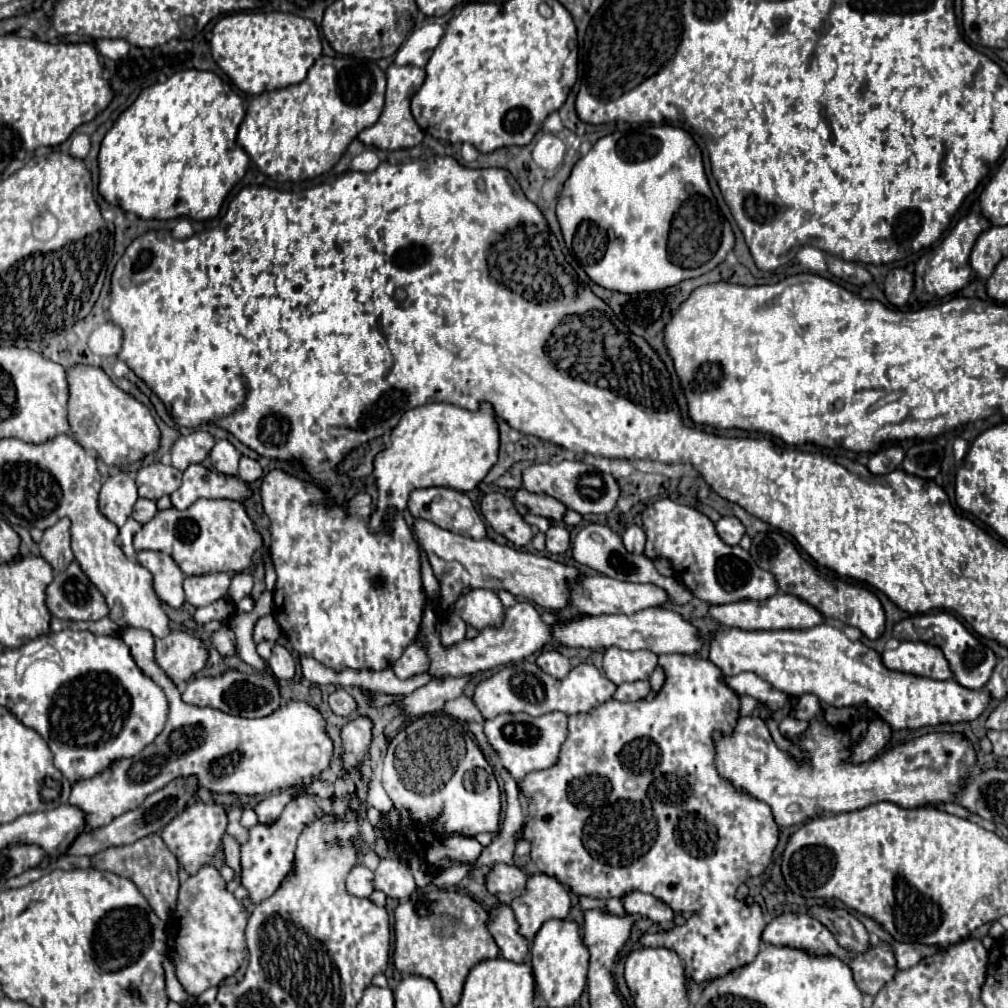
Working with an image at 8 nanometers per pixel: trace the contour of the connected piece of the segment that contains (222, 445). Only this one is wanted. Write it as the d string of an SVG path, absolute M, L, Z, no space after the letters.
M226 439L216 441L216 445L210 451L212 465L224 475L238 475L238 459L240 459L240 453Z

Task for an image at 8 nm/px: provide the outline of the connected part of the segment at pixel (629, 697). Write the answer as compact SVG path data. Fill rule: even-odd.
M634 681L634 683L622 683L618 685L614 699L616 701L638 701L644 699L650 693L650 683L648 681Z

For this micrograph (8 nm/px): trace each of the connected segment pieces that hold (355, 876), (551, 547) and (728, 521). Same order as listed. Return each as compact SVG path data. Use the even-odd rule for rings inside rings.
M356 865L356 867L352 867L352 871L350 871L348 879L346 879L346 889L348 889L350 895L370 897L374 893L372 879L374 879L374 873L368 867Z
M552 523L546 531L546 551L554 555L562 555L570 547L570 533L566 525Z
M722 517L716 523L716 531L720 535L720 539L728 545L738 545L742 535L744 535L744 525L736 519L736 517Z

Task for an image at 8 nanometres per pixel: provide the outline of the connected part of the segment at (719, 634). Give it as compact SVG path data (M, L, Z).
M820 623L812 629L780 629L780 631L744 631L734 627L722 627L712 633L710 639L710 661L726 675L738 675L742 671L752 671L758 677L766 679L776 689L788 695L814 693L828 705L836 707L868 707L876 711L892 729L920 729L926 725L938 723L964 723L976 719L988 705L990 695L986 691L970 691L958 685L954 679L934 681L916 675L906 675L890 671L884 667L880 655L874 649L868 649L862 641L850 641L842 629L832 627L830 623Z

